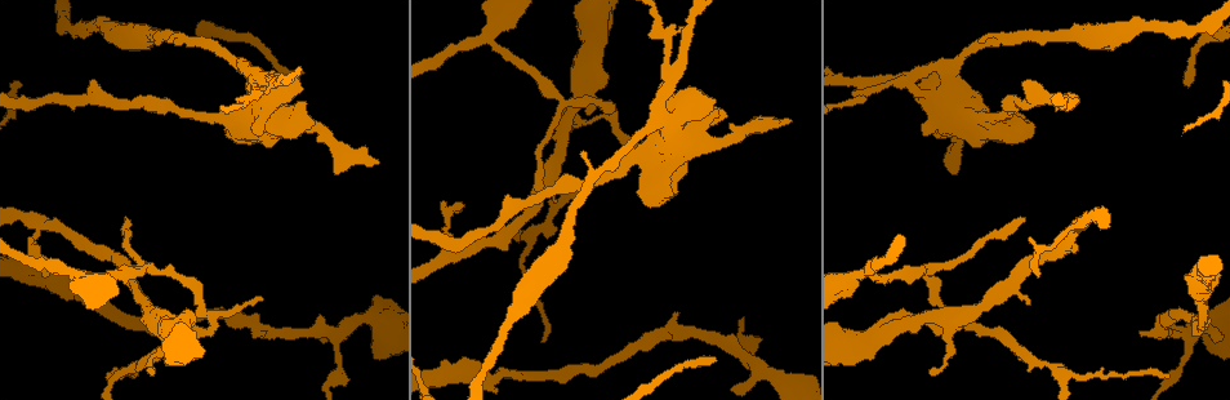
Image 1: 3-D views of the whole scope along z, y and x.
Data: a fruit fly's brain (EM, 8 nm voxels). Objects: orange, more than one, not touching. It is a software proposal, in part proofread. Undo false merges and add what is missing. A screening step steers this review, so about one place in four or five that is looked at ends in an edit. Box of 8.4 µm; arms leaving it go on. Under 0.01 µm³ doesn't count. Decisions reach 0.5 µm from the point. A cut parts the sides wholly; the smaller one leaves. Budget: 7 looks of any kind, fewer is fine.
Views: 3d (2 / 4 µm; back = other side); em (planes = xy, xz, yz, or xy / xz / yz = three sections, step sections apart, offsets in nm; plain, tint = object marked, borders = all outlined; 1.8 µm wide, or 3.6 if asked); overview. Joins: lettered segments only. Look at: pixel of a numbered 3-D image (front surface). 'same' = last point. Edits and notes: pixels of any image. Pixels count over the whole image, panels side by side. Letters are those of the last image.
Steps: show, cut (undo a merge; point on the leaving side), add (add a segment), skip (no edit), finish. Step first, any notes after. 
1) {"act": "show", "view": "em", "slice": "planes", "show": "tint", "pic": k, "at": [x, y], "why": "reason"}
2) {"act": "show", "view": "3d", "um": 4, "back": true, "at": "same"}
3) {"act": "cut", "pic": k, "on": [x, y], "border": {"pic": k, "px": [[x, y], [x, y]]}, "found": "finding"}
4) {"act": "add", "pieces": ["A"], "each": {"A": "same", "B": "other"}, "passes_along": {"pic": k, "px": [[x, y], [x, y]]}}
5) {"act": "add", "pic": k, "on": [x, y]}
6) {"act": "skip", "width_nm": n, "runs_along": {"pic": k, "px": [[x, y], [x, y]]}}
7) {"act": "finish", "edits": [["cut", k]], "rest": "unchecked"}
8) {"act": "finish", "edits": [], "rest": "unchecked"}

{"act": "show", "view": "em", "slice": "xz", "step": 8, "show": "borders", "pic": 1, "at": [305, 103], "why": "thick end"}

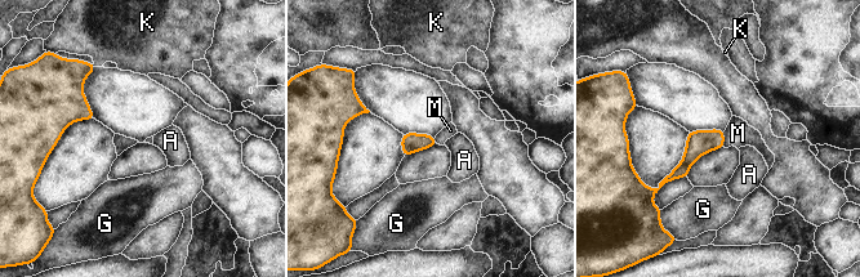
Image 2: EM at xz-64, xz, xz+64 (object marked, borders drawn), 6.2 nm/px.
{"act": "show", "view": "em", "slice": "planes", "show": "borders", "at": "same"}

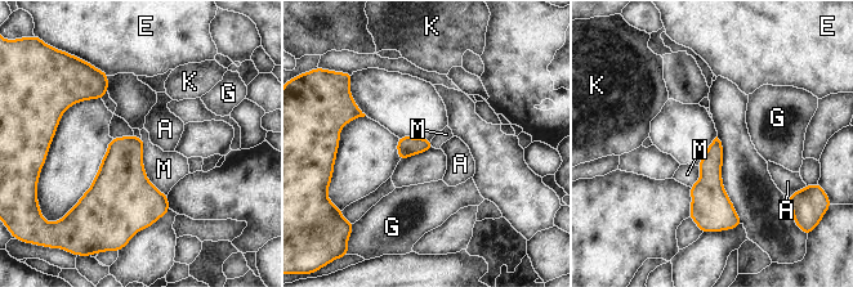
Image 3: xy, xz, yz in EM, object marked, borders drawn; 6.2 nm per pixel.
{"act": "skip", "each": {"A": "other", "E": "other", "G": "other", "K": "other", "M": "other"}, "border": {"pic": 3, "px": [[141, 138], [144, 174], [166, 196]]}, "found": "none of them fits"}

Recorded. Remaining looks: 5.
{"act": "show", "view": "em", "um": 3.6, "slice": "planes", "show": "borders", "pic": 1, "at": [789, 121], "why": "free end"}

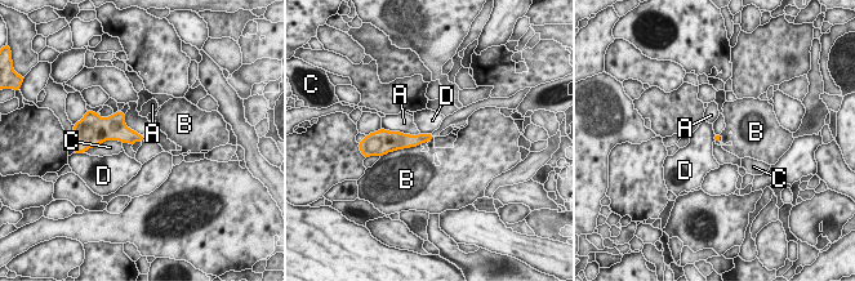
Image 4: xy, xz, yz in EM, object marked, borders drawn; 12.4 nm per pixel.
{"act": "skip", "each": {"A": "other", "B": "other", "C": "other", "D": "other"}, "found": "no lettered segment goes on from it"}

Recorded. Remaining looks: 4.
{"act": "show", "view": "3d", "um": 2, "pic": 1, "at": [1021, 129], "why": "thick end"}

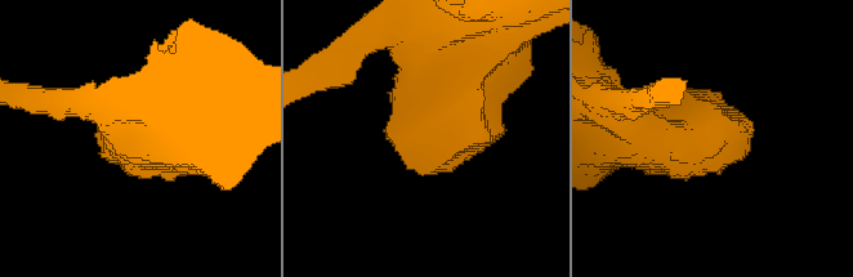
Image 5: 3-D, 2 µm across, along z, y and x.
{"act": "show", "view": "em", "slice": "planes", "show": "plain", "pic": 5, "at": [386, 136]}

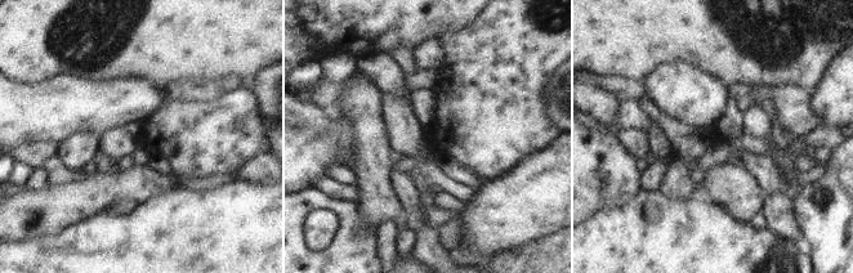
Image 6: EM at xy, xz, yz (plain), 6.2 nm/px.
{"act": "show", "view": "em", "slice": "planes", "show": "borders", "at": "same", "why": "see the neighbours"}

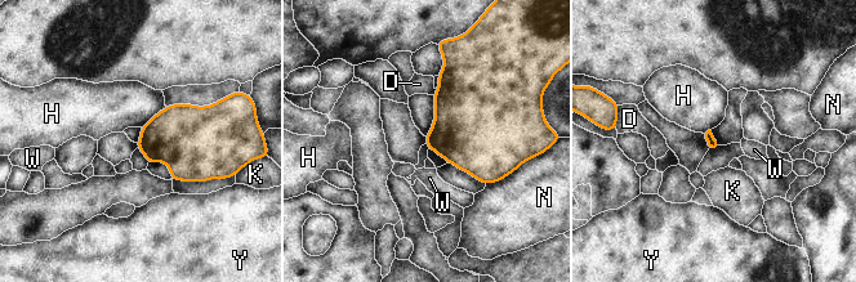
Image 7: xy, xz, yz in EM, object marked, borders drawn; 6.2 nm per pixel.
{"act": "skip", "longest_contact_nm": ["H", 220], "each": {"D": "other", "H": "other", "K": "other", "N": "other", "W": "other", "Y": "other"}, "found": "none of them fits"}

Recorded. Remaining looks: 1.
{"act": "finish", "edits": [], "rest": "unchecked"}

